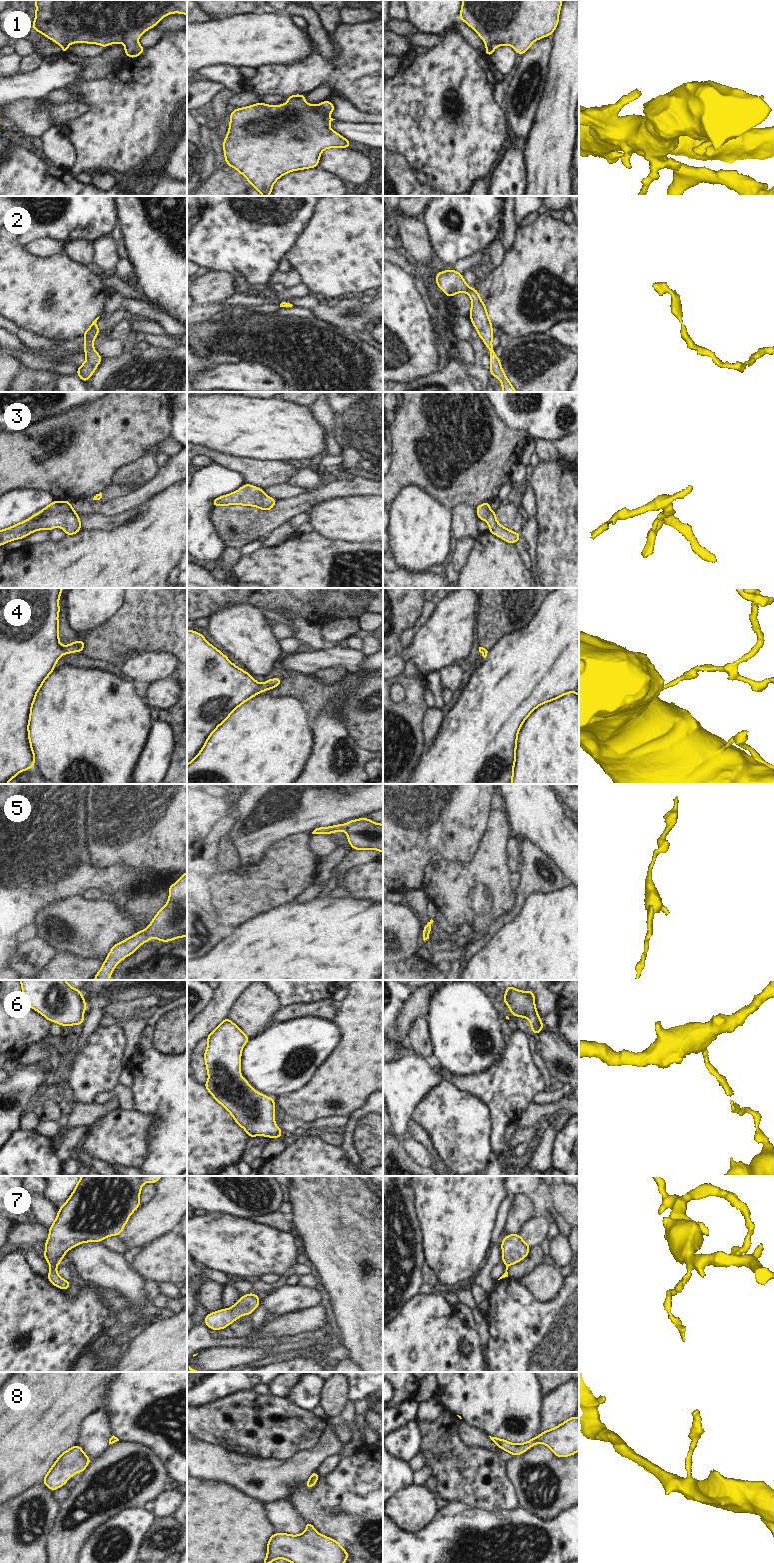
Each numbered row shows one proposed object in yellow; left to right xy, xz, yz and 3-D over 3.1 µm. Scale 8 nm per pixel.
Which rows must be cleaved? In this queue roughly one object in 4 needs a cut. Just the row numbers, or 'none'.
none

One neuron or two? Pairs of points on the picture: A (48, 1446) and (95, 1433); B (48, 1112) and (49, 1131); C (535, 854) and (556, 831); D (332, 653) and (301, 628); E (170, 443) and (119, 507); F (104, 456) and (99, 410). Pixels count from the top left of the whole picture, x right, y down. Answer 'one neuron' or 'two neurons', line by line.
A: two neurons
B: two neurons
C: two neurons
D: two neurons
E: two neurons
F: one neuron

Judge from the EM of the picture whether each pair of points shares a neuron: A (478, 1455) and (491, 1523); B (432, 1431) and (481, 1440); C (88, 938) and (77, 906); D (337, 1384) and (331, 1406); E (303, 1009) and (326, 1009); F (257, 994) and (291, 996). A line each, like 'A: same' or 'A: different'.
A: different
B: different
C: same
D: same
E: same
F: different

